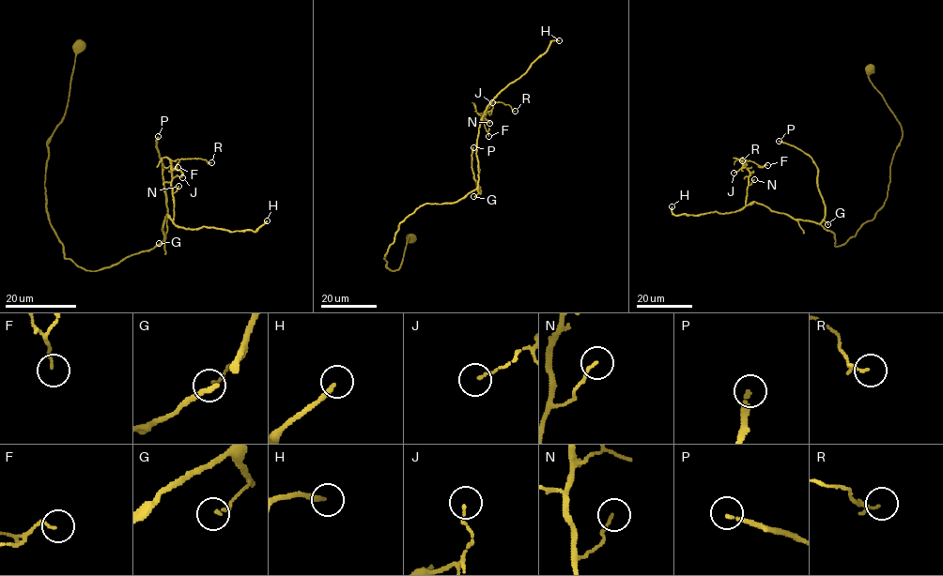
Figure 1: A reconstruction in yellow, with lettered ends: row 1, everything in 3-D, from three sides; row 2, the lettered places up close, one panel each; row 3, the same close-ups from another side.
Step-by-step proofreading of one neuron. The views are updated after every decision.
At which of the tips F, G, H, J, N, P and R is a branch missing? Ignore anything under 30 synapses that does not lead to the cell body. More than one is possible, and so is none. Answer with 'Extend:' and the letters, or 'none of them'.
Extend: H, P

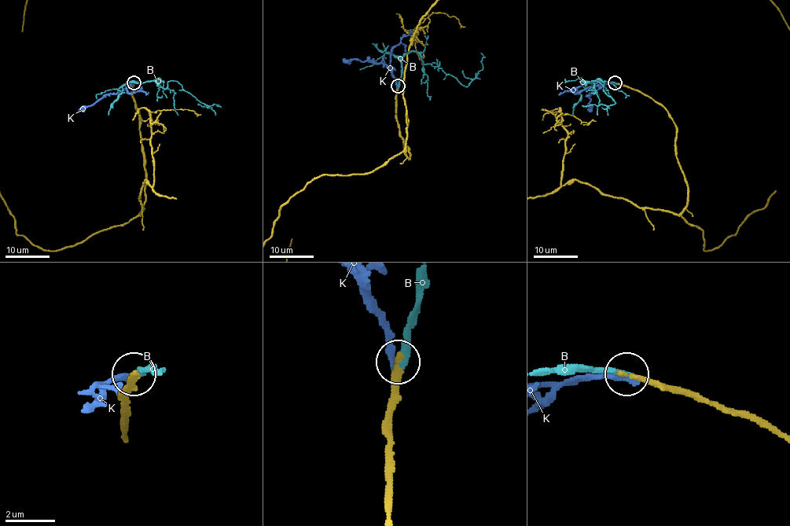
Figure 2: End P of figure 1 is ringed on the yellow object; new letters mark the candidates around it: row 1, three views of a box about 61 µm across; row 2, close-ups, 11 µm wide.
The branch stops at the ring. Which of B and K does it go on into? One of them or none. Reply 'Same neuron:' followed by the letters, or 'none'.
Same neuron: B

